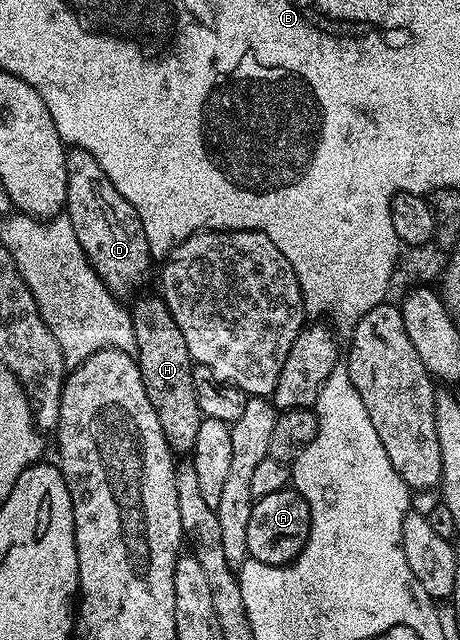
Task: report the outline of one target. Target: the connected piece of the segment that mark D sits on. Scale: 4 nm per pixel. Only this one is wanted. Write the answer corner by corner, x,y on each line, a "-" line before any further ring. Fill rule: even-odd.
70,148
65,162
67,163
67,199
64,212
71,219
71,227
75,227
75,235
79,239
79,247
87,255
91,267
118,298
125,299
128,293
136,294
141,284
149,277
149,268
155,260
154,254
147,247
147,235
143,235
143,223
139,223
139,215
115,191
115,183
107,179
107,174
99,163
95,163
87,151

